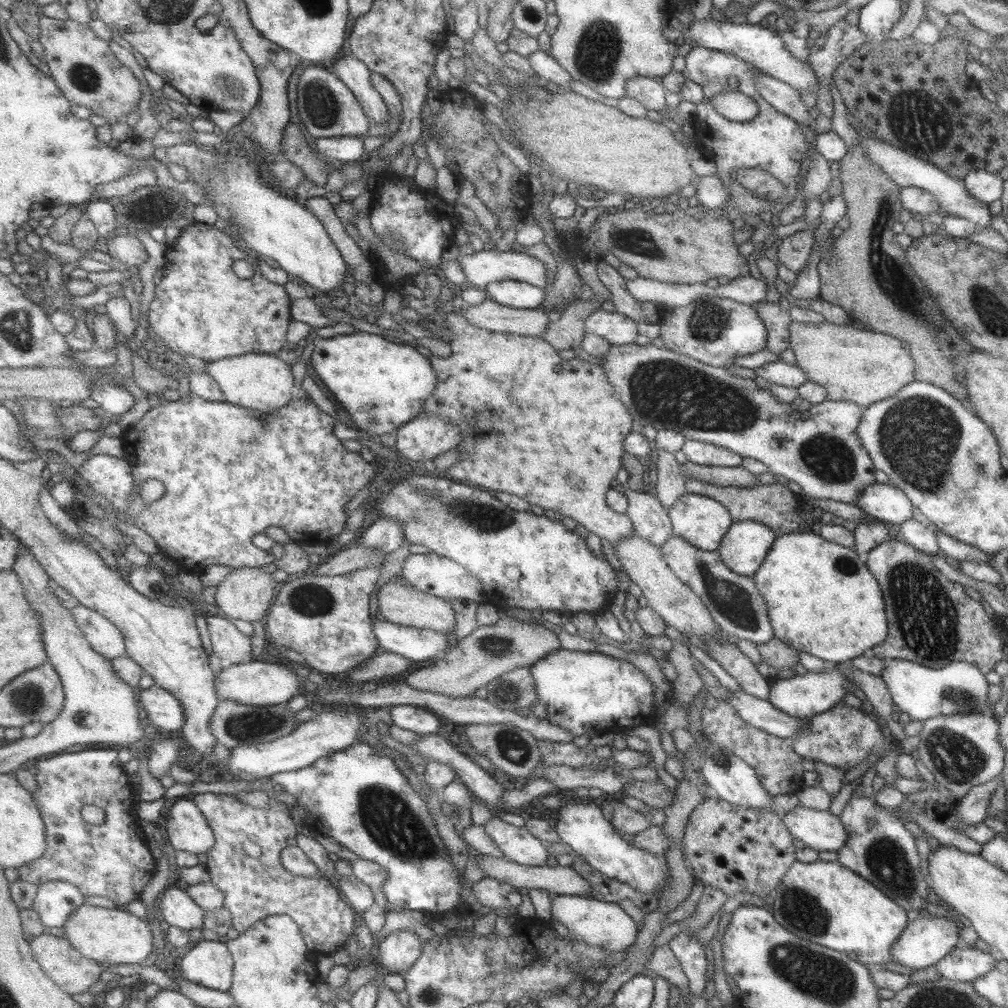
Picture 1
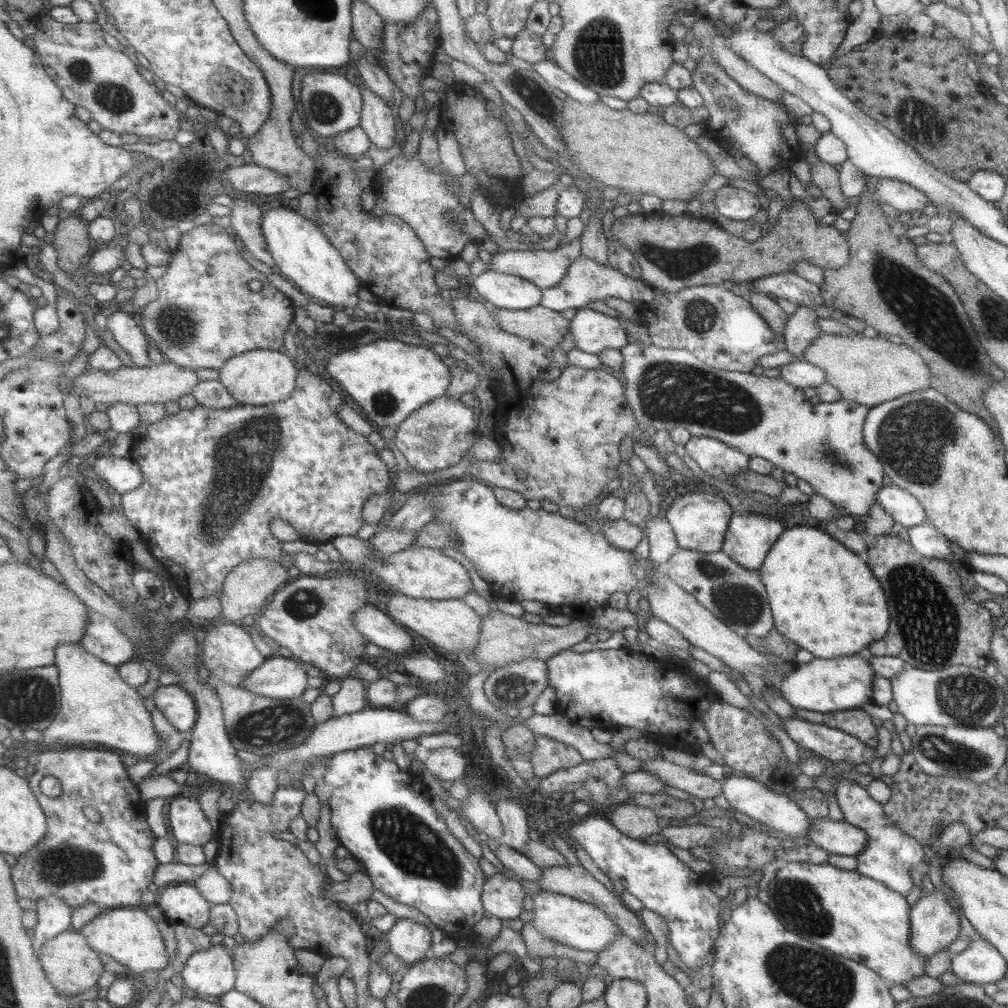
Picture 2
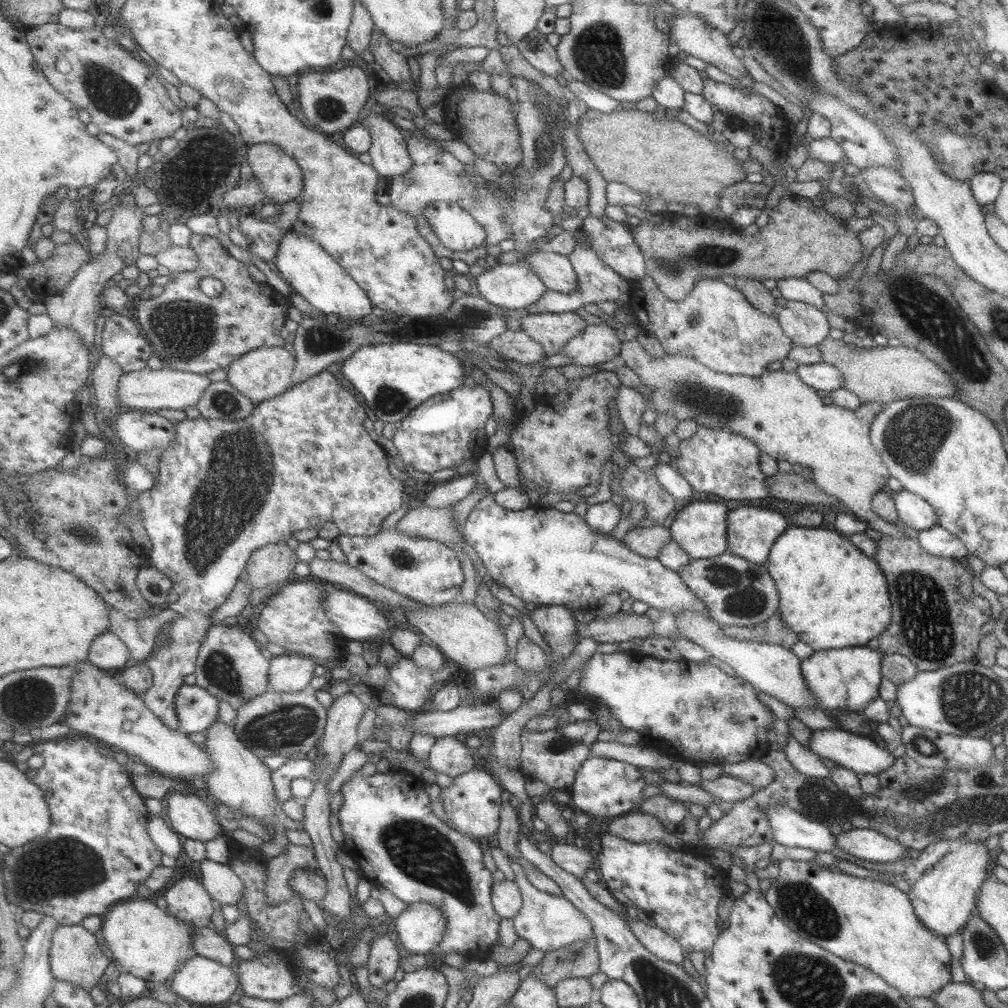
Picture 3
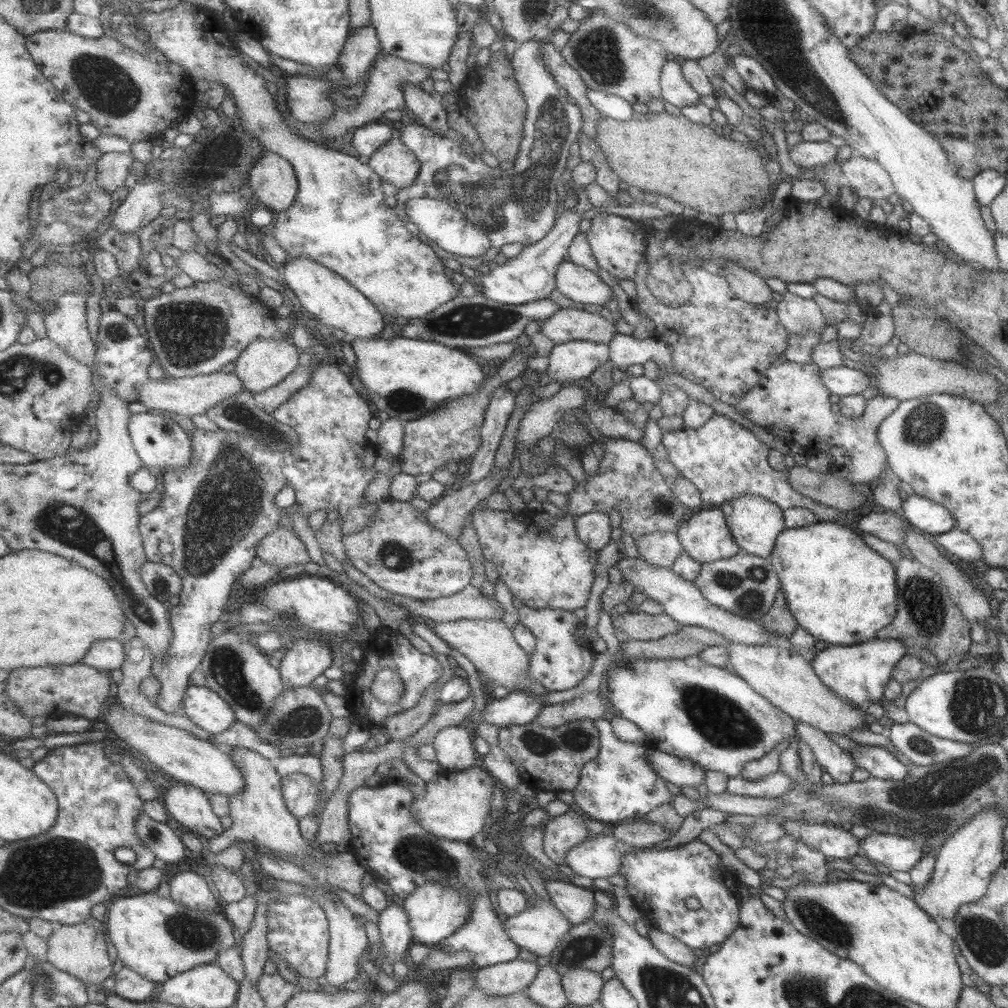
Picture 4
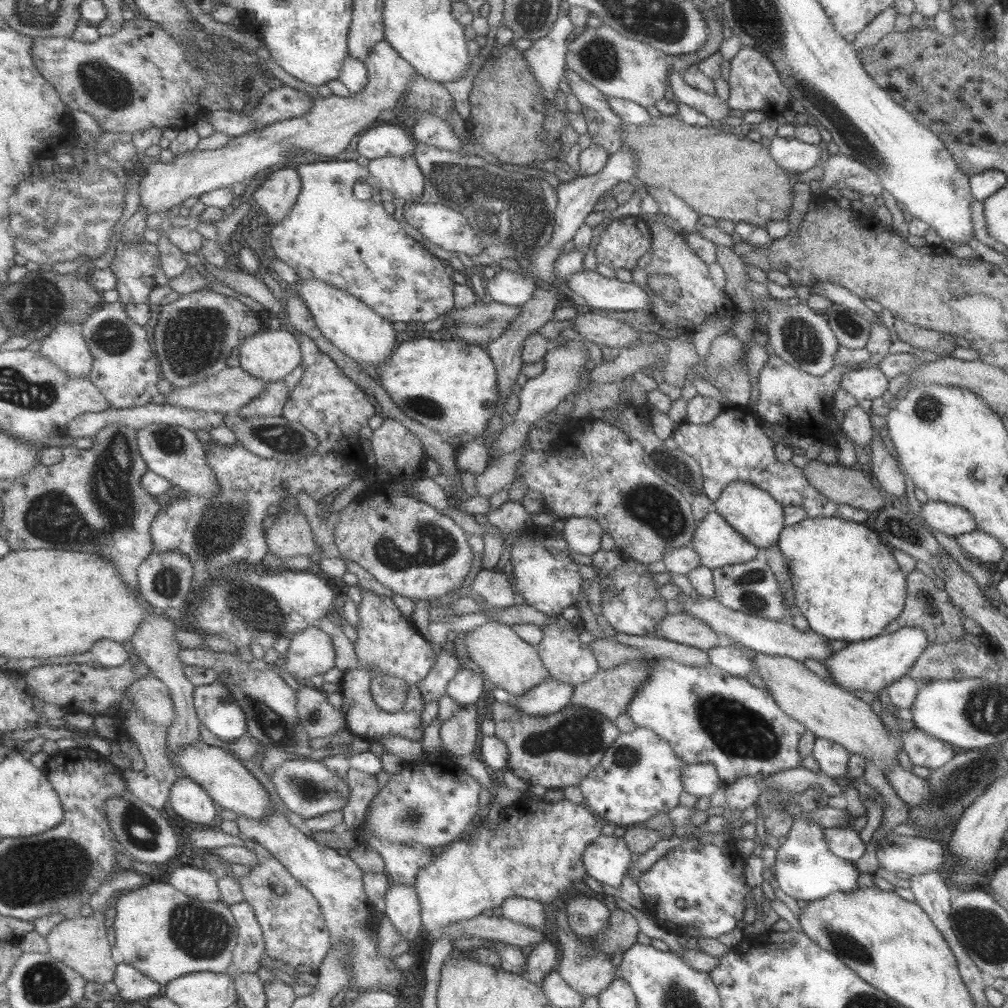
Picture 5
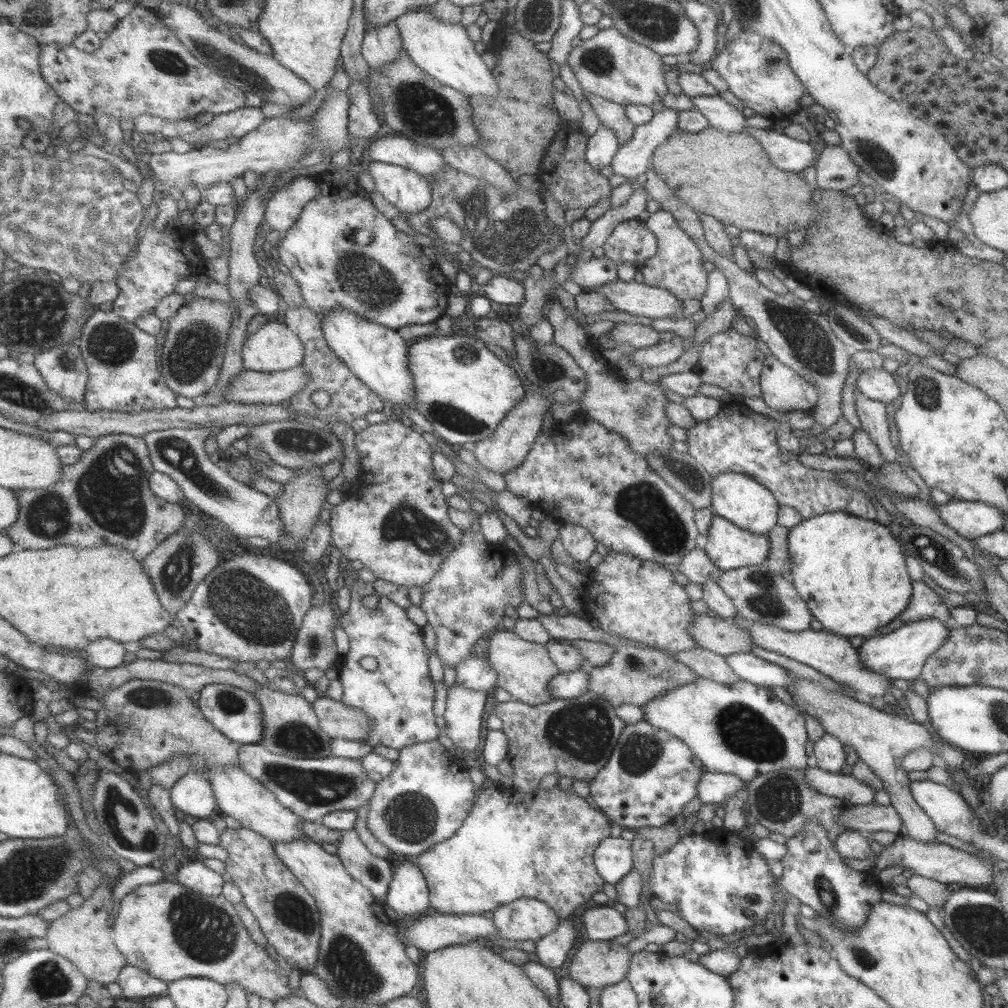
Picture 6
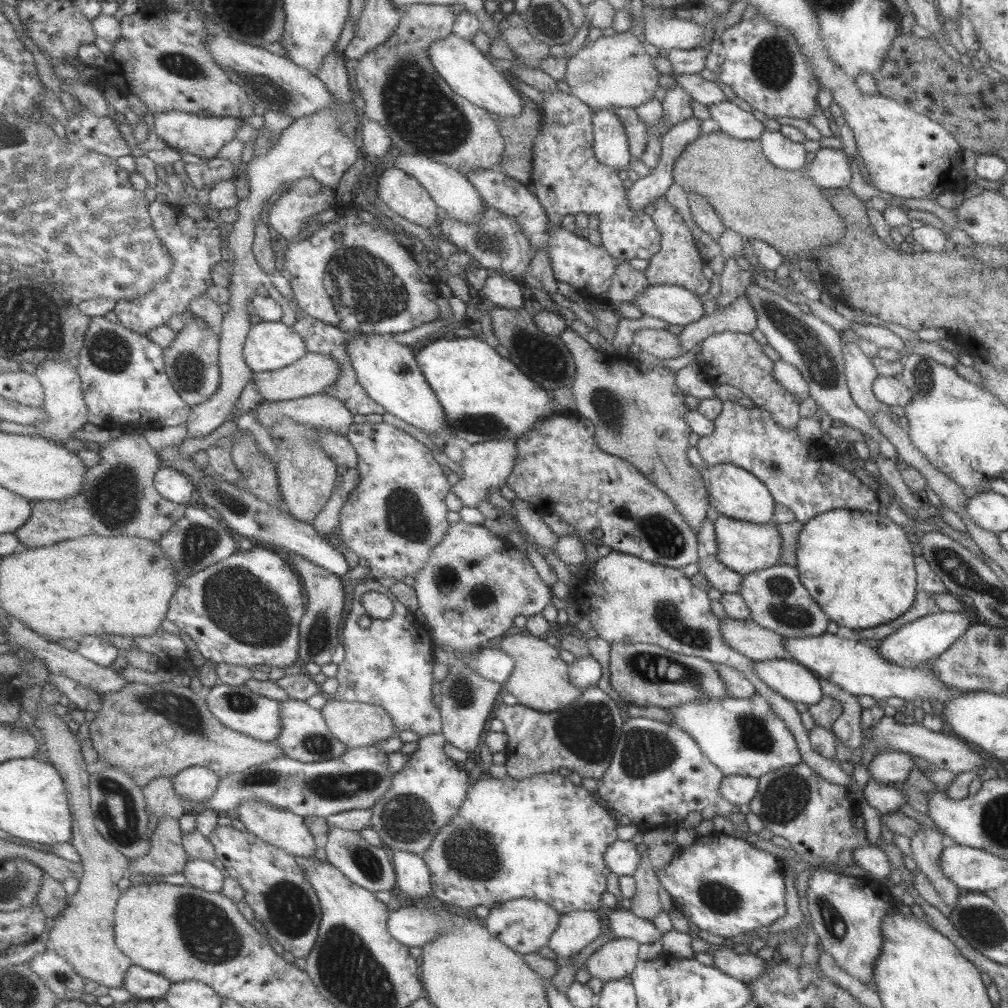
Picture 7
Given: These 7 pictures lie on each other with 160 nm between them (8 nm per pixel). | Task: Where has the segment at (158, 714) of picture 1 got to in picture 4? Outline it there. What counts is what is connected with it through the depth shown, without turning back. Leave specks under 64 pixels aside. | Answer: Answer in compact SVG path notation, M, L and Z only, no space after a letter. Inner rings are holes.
M205 685L190 686L184 698L184 706L186 715L197 726L212 734L219 734L233 726L235 721L239 722L229 702Z

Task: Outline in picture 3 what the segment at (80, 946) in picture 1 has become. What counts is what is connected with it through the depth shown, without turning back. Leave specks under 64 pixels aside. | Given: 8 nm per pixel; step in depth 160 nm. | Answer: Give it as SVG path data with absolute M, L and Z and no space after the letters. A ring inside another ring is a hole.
M130 899L111 908L111 911L107 914L104 926L99 931L99 935L102 937L102 941L110 948L111 957L120 970L135 974L135 976L144 978L154 984L165 983L171 974L175 975L179 972L186 965L187 960L194 956L192 942L197 930L199 930L197 926L181 920L179 916L173 916L168 909L160 908L155 902Z

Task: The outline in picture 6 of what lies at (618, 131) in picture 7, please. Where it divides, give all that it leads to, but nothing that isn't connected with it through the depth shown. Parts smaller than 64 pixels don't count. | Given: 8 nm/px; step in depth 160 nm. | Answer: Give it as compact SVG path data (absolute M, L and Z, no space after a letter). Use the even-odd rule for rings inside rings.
M599 123L598 129L588 138L586 146L586 160L589 166L597 170L608 169L618 146L612 130Z

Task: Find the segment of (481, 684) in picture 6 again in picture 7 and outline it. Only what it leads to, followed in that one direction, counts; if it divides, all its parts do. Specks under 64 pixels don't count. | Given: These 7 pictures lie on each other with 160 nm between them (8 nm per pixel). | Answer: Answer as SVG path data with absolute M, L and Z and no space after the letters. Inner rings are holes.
M486 648L469 658L469 667L481 677L506 684L515 670L515 661L503 650Z

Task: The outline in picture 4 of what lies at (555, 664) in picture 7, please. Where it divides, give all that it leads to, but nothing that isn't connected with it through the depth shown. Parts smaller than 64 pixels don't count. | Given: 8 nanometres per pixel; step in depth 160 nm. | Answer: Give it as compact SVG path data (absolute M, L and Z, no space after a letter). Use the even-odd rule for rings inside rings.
M501 619L467 620L433 623L429 621L431 630L447 643L453 651L460 651L469 658L476 669L485 677L509 692L531 688L537 695L545 695L546 690L539 681L529 677L532 657L518 643L513 628L507 627Z

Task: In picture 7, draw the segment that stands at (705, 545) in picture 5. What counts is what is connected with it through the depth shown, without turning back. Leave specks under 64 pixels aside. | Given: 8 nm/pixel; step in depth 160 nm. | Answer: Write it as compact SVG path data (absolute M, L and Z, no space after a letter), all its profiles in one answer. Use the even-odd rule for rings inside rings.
M718 515L713 525L717 547L714 556L733 572L744 575L778 564L781 539L773 521L751 524L744 520Z

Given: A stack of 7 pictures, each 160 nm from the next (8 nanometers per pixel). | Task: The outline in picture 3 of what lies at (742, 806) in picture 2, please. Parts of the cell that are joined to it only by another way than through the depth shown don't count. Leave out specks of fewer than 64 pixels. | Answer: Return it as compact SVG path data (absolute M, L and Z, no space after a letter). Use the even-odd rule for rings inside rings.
M788 806L765 807L764 815L772 830L772 840L777 844L809 848L815 853L829 852L836 847L834 831L827 824L809 820Z

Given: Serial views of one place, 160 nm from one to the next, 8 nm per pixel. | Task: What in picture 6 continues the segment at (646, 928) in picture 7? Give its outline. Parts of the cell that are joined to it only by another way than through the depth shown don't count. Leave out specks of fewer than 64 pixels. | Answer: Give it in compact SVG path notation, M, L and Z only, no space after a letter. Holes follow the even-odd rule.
M607 904L586 909L581 914L581 930L587 940L610 940L626 932L627 921Z

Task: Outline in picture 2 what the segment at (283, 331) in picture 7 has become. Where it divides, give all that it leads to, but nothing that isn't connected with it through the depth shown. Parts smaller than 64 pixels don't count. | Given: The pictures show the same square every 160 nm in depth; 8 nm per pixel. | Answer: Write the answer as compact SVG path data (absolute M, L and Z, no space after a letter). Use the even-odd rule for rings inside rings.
M257 349L229 359L219 370L219 379L241 404L265 406L291 398L300 371L284 350Z

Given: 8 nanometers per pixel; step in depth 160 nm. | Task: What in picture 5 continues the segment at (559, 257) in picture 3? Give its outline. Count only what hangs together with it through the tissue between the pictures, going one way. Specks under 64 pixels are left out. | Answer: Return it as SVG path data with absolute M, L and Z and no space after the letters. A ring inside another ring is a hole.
M581 269L572 274L565 291L580 295L587 303L587 310L635 311L650 310L650 296L635 283L624 283L615 277L603 277L597 271Z

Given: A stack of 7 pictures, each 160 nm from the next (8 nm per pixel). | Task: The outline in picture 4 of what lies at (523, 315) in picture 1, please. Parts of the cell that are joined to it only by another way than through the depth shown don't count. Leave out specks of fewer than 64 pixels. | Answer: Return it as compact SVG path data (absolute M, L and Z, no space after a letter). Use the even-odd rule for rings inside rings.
M568 307L542 321L539 331L557 345L572 340L607 343L616 330L611 320L597 313L589 314L584 310Z

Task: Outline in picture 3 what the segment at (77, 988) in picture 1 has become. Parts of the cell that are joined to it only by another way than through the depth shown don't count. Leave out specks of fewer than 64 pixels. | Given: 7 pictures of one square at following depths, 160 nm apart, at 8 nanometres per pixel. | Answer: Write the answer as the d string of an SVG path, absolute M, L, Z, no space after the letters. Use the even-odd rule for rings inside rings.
M61 925L55 931L52 949L50 952L50 963L52 964L52 973L57 980L70 982L75 986L81 986L85 990L95 988L101 984L99 980L103 978L105 970L115 962L110 955L105 955L101 950L99 942L102 937L96 932L87 929L82 925Z

